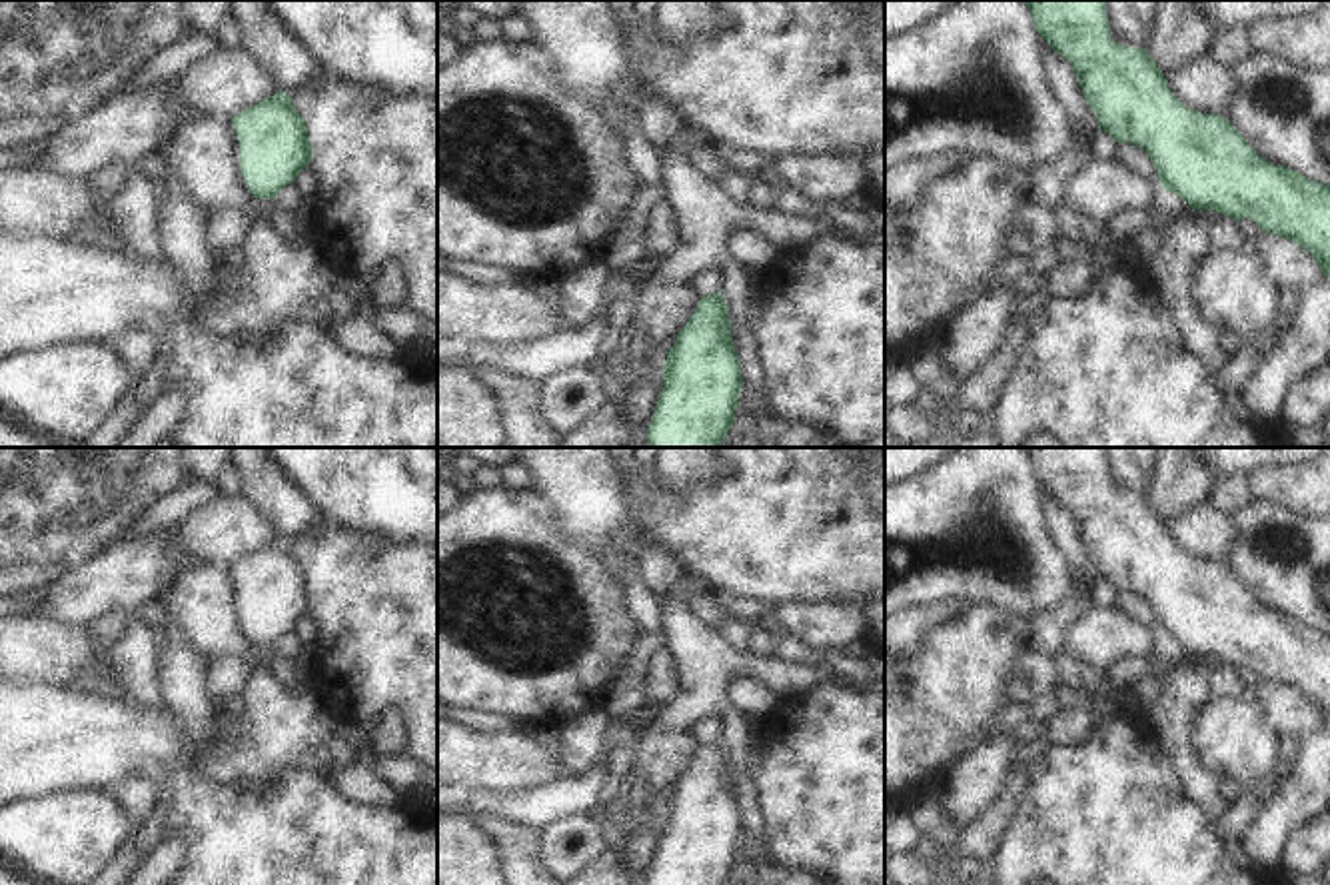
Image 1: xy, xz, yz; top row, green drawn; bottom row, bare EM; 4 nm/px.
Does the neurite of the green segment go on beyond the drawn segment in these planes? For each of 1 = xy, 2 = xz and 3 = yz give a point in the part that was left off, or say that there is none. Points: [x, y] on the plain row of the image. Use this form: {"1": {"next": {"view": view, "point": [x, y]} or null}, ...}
{"1": {"next": null}, "2": {"next": null}, "3": {"next": null}}

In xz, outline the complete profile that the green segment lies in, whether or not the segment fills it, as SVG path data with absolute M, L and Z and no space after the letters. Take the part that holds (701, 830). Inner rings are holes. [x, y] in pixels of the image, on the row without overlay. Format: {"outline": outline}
{"outline": "M721 739L703 743L693 765L667 799L663 839L647 885L727 885L735 871L743 819L731 785L729 753Z"}

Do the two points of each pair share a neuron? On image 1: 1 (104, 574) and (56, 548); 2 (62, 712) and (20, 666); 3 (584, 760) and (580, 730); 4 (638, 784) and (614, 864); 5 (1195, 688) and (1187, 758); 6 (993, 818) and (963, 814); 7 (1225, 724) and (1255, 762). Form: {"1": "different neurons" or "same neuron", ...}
{"1": "different neurons", "2": "different neurons", "3": "same neuron", "4": "different neurons", "5": "same neuron", "6": "different neurons", "7": "same neuron"}

